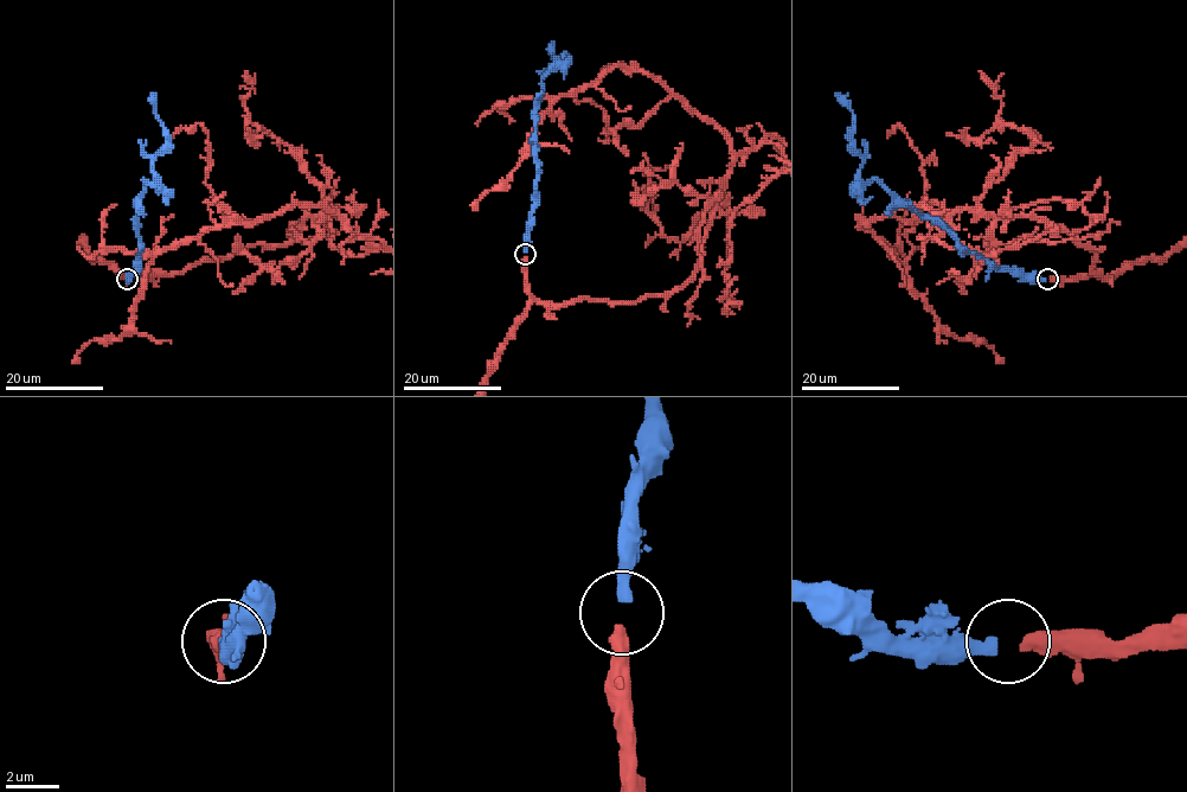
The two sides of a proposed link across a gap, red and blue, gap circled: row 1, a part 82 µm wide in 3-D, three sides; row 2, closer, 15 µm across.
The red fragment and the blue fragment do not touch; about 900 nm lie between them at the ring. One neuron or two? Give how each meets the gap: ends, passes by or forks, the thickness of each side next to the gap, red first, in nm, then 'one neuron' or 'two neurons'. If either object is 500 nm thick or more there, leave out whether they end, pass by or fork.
calibres 500 and 480 nm; one neuron

